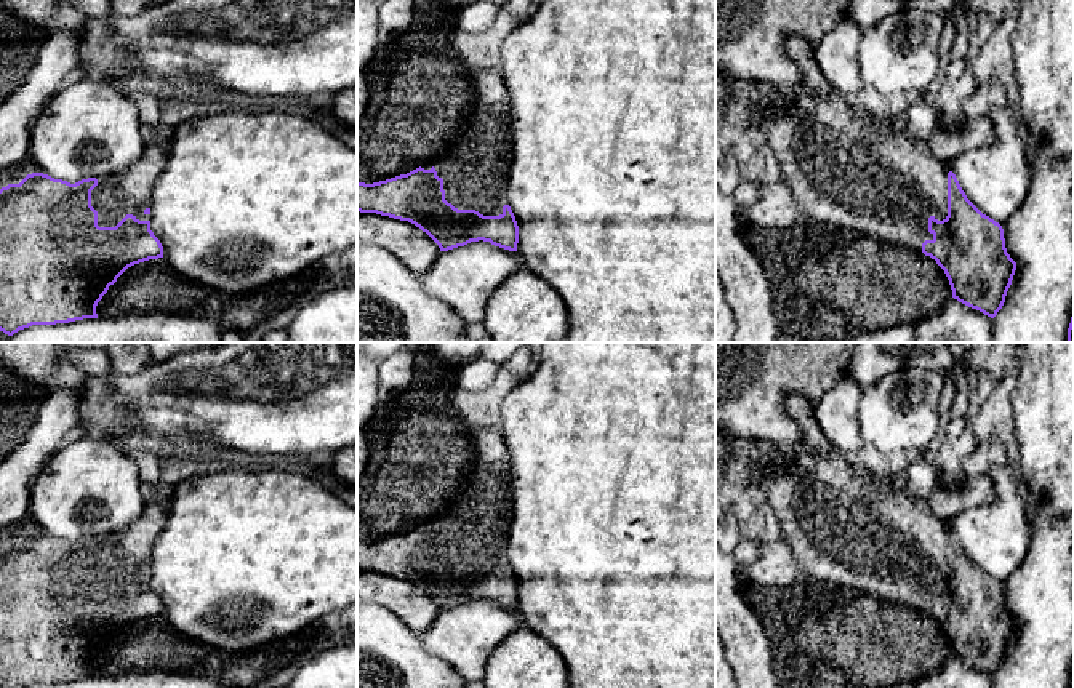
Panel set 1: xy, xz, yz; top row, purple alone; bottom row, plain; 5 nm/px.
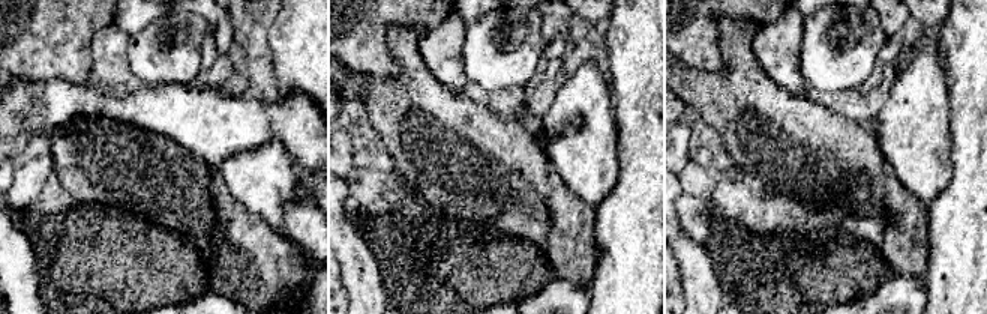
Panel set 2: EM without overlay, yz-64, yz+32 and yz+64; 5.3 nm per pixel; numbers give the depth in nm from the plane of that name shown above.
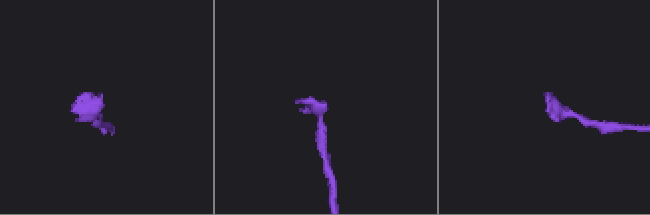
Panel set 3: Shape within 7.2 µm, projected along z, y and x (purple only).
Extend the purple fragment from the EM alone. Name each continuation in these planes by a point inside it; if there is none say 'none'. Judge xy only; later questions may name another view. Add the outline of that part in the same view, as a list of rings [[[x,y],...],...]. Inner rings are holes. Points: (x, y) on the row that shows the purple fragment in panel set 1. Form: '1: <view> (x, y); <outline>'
1: xy (130, 191); [[[152,139],[142,155],[125,170],[101,176],[91,190],[91,206],[98,211],[99,227],[115,227],[126,214],[150,221],[144,210],[150,208],[154,186],[165,170],[168,152]]]

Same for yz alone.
1: yz (845, 167); [[[787,35],[783,48],[799,66],[802,78],[791,90],[760,86],[759,126],[779,163],[783,182],[789,187],[800,214],[815,224],[850,229],[874,240],[922,253],[922,243],[933,240],[933,234],[928,232],[928,218],[943,221],[948,216],[948,173],[951,168],[900,131],[890,118],[852,106],[847,99],[834,94],[803,37]]]

